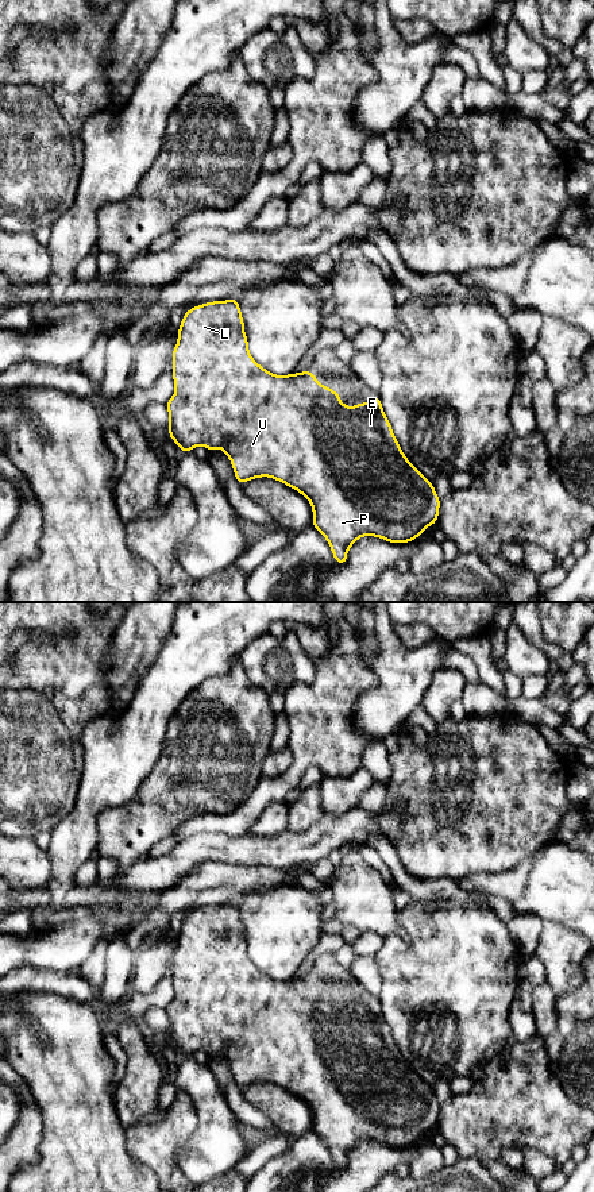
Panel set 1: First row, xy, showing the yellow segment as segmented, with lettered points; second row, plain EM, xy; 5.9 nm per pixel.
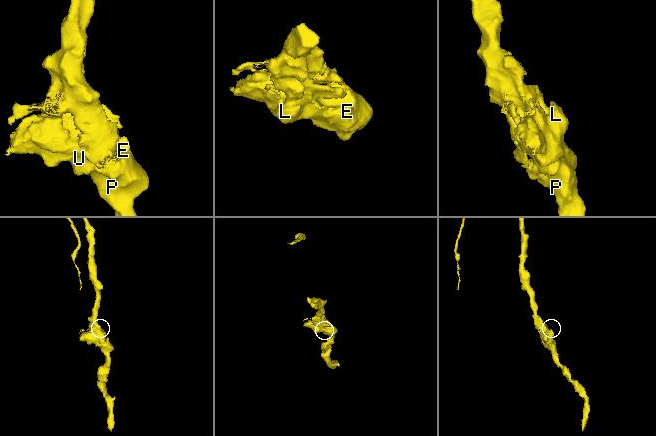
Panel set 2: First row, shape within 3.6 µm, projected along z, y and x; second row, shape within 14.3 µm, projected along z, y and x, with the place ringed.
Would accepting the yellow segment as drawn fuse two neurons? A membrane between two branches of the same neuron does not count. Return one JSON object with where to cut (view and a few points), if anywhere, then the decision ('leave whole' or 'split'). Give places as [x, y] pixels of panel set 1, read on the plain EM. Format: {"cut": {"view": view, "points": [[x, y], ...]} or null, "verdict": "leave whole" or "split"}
{"cut": null, "verdict": "leave whole"}

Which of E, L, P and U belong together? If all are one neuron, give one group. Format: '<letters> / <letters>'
E L P U

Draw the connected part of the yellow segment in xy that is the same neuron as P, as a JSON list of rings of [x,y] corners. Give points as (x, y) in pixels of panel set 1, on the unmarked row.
[[[238,902],[225,906],[207,907],[186,915],[181,930],[178,931],[178,945],[171,961],[176,996],[165,1011],[167,1012],[170,1022],[167,1033],[169,1041],[180,1052],[181,1057],[193,1056],[197,1050],[202,1050],[209,1056],[221,1053],[230,1062],[234,1072],[234,1080],[240,1089],[250,1084],[269,1081],[288,1089],[290,1093],[297,1095],[310,1107],[313,1116],[312,1131],[327,1143],[328,1150],[332,1154],[333,1164],[339,1169],[347,1168],[347,1157],[359,1142],[375,1141],[385,1143],[387,1147],[410,1147],[417,1143],[425,1133],[432,1131],[437,1126],[440,1103],[435,1096],[433,1088],[431,1088],[404,1060],[382,1014],[381,1003],[374,1002],[370,1003],[369,1007],[354,1008],[354,1012],[350,1014],[348,1008],[342,1008],[339,1006],[340,998],[323,991],[309,973],[298,979],[292,977],[289,980],[274,980],[259,971],[248,956],[248,945],[244,938],[244,926],[238,909]]]

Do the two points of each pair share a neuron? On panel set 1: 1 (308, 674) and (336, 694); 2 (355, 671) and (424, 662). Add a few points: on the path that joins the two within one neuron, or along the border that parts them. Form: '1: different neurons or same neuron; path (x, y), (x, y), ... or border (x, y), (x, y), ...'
1: different neurons; border (316, 662), (315, 678), (309, 683), (303, 683)
2: different neurons; border (366, 660), (375, 683), (358, 698)

